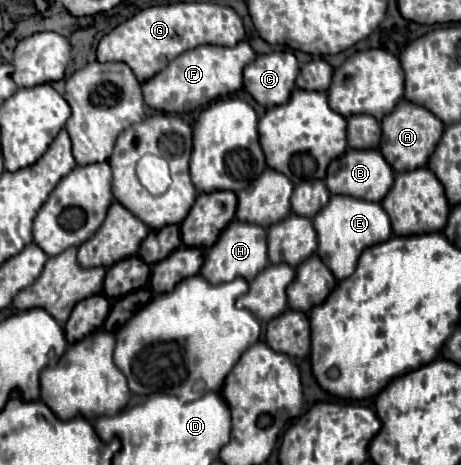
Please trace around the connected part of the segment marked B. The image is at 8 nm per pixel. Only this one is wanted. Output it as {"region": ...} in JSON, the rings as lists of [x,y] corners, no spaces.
{"region":[[[348,150],[344,156],[340,156],[328,166],[326,186],[332,194],[346,194],[370,202],[380,202],[390,190],[392,180],[394,180],[394,172],[378,150]]]}

